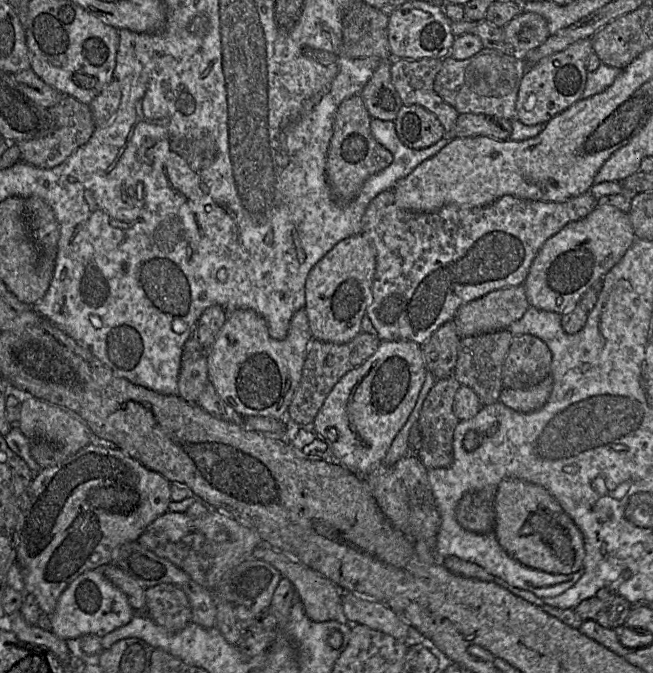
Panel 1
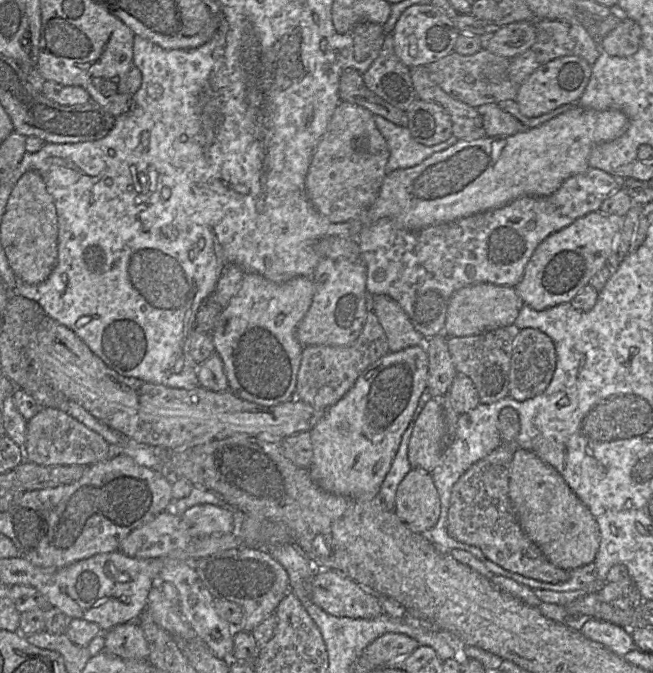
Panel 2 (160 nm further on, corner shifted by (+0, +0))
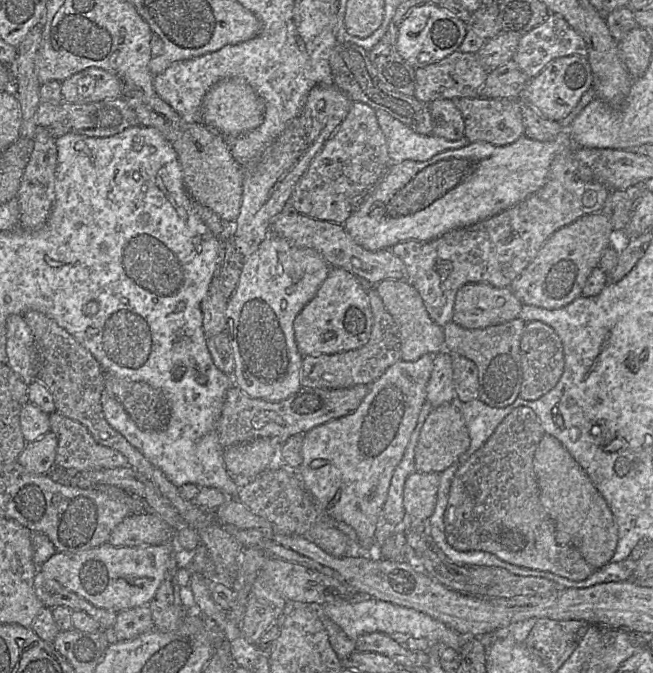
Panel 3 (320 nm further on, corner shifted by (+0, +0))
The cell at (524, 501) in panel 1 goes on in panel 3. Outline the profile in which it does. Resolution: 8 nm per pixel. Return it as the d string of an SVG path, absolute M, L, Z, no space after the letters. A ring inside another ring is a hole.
M544 434L534 454L540 501L556 529L556 541L570 544L595 570L611 562L618 542L618 527L606 500L591 479L553 436Z

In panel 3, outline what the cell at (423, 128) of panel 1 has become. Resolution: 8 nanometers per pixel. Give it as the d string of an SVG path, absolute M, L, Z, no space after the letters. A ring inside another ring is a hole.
M437 99L428 104L432 119L432 135L450 141L464 137L465 124L460 110L451 99Z

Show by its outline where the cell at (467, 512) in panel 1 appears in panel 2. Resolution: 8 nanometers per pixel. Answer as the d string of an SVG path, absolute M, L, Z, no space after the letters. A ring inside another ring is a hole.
M507 407L499 414L501 444L472 465L454 484L447 518L448 534L457 541L477 546L492 562L504 569L546 583L565 582L570 571L554 566L523 532L509 498L510 467L520 432L516 410Z

